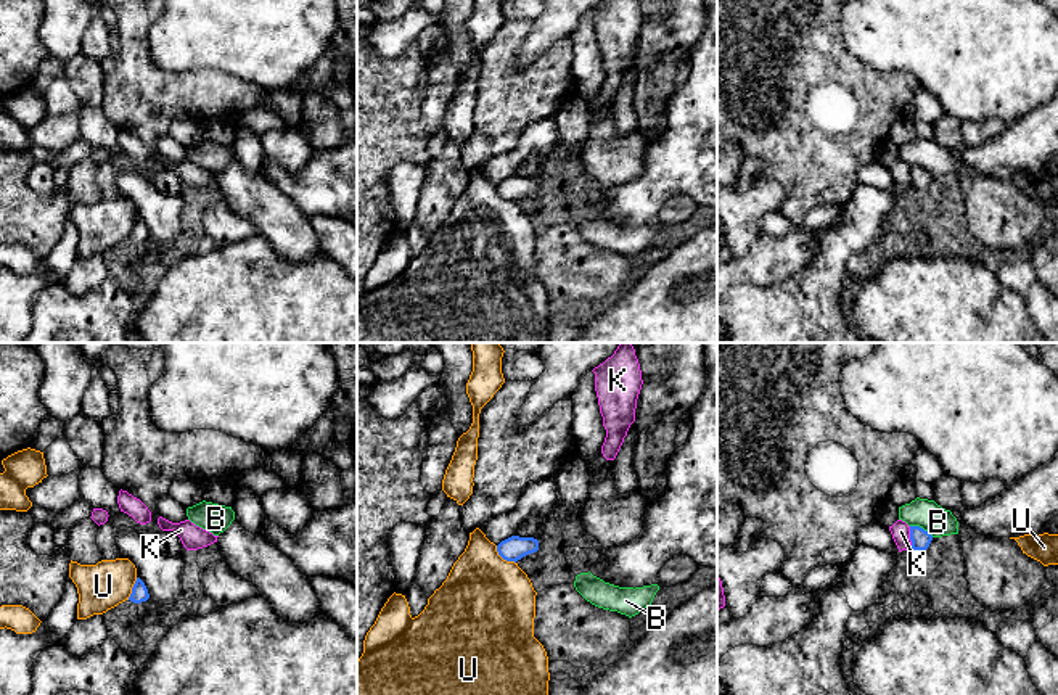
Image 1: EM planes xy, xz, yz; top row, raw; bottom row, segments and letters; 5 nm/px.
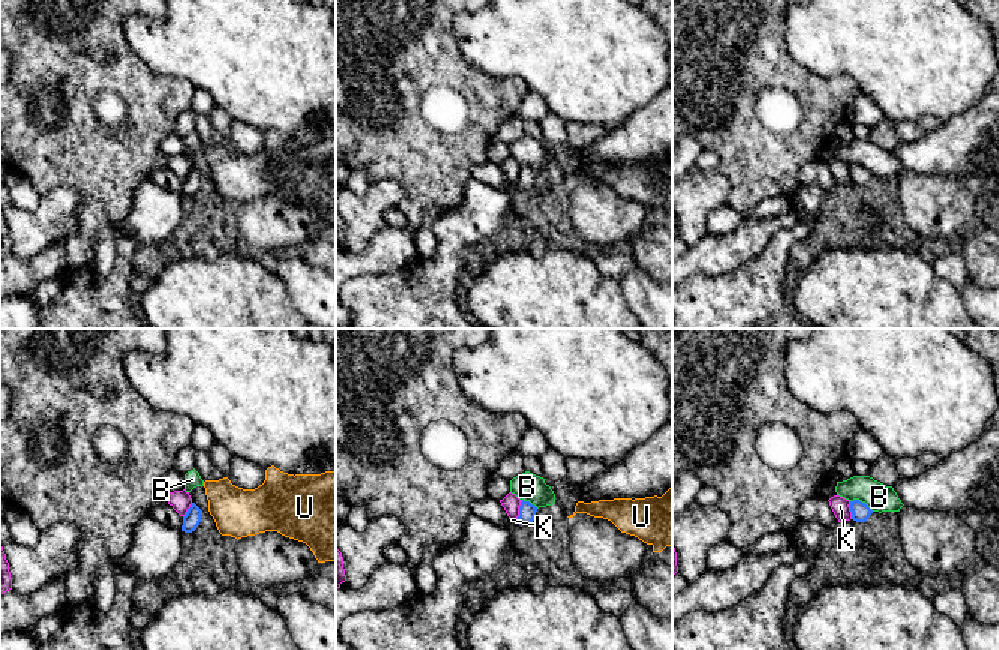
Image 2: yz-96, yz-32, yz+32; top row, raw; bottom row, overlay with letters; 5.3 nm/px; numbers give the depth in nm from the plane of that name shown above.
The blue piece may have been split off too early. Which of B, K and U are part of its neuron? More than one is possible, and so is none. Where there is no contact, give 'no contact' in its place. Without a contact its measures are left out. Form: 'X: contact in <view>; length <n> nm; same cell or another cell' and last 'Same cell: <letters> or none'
B: contact in yz; length 130 nm; another cell
K: contact in yz; length 110 nm; another cell
U: contact in xz; length 140 nm; another cell
Same cell: none

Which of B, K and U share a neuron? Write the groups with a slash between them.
B / K / U

